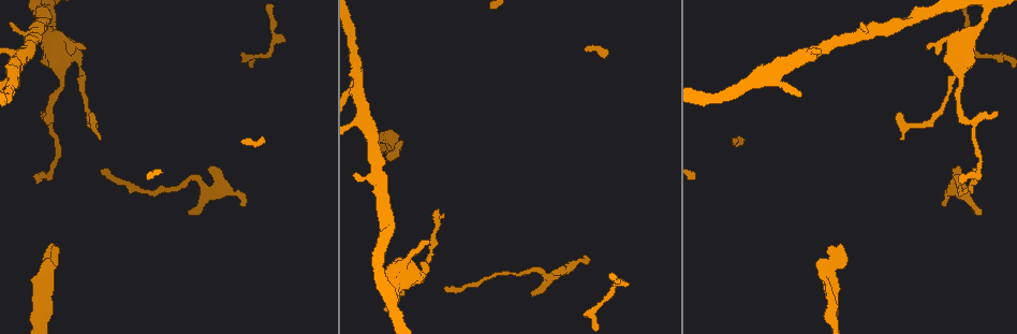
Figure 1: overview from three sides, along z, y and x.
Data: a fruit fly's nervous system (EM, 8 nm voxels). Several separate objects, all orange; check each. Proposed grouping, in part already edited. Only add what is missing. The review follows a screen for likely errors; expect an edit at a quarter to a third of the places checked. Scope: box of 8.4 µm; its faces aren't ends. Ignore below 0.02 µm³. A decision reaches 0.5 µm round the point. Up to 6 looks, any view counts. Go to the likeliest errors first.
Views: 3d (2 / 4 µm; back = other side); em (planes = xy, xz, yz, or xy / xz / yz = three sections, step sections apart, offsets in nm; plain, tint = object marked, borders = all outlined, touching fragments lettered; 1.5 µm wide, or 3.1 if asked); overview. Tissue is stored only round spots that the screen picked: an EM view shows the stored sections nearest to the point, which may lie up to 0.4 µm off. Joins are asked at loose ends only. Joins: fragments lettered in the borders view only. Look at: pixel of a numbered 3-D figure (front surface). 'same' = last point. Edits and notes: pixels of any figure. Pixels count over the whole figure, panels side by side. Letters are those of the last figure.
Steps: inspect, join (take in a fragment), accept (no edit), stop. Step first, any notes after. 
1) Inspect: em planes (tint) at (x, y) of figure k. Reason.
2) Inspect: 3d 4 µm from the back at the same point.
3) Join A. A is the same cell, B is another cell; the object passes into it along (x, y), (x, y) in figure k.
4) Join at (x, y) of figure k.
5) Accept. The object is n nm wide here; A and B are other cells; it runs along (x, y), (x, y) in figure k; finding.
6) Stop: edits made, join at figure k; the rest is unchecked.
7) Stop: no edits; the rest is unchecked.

Inspect: 3d 2 µm at (442, 213) of figure 1. Tapers out.

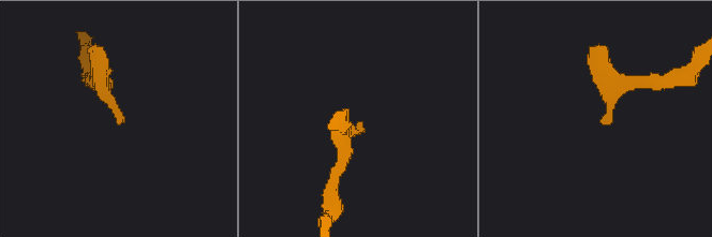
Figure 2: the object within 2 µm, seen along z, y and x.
Inspect: em planes (borders) at (603, 124) of figure 2.

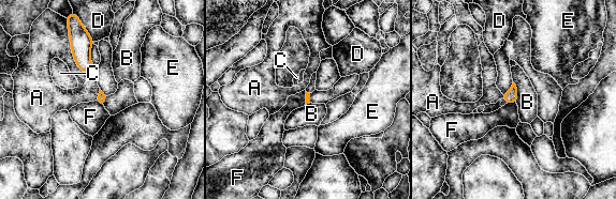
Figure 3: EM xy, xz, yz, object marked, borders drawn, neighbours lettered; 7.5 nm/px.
Accept. A, B, C, D, E and F are other cells; a border runs along (515, 102), (507, 104) in figure 3; none of them fits.

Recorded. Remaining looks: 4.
Inspect: em yz step 4 (borders) at (997, 112) of figure 1. An open end.

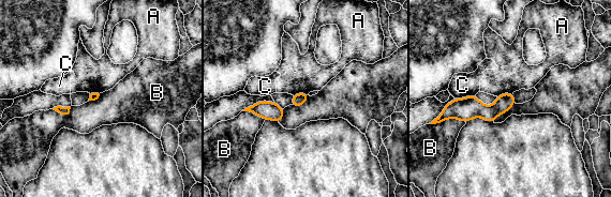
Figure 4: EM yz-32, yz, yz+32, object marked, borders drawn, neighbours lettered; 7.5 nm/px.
Inspect: em planes (borders) at the same point. Another direction.

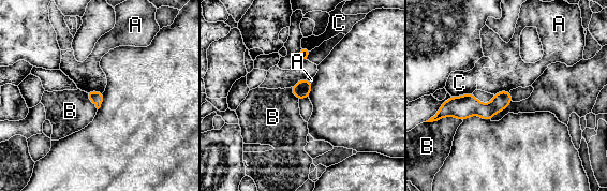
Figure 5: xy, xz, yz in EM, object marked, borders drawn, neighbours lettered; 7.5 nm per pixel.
Accept. A, B and C are other cells; a border runs along (102, 91), (86, 92) in figure 5; none of them fits.

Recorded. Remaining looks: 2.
Inspect: em yz step 4 (tint) at (33, 174) of figure 1. An open end.

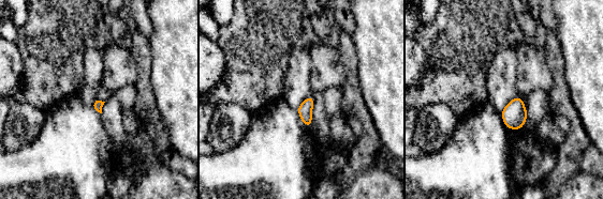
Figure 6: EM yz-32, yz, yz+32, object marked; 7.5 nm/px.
Inspect: em planes (borders) at the same point. Another direction.

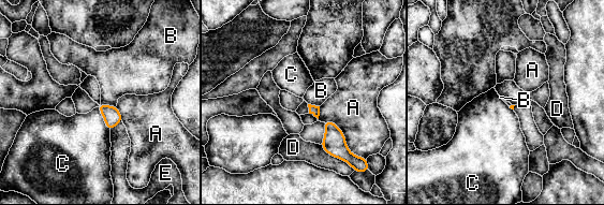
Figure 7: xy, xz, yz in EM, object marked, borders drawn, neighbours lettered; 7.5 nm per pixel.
Accept. A, B, C, D and E are other cells; a border runs along (101, 102), (115, 106) in figure 7; no lettered fragment goes on from it.

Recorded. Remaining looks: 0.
Stop: no edits; the rest is unchecked.

